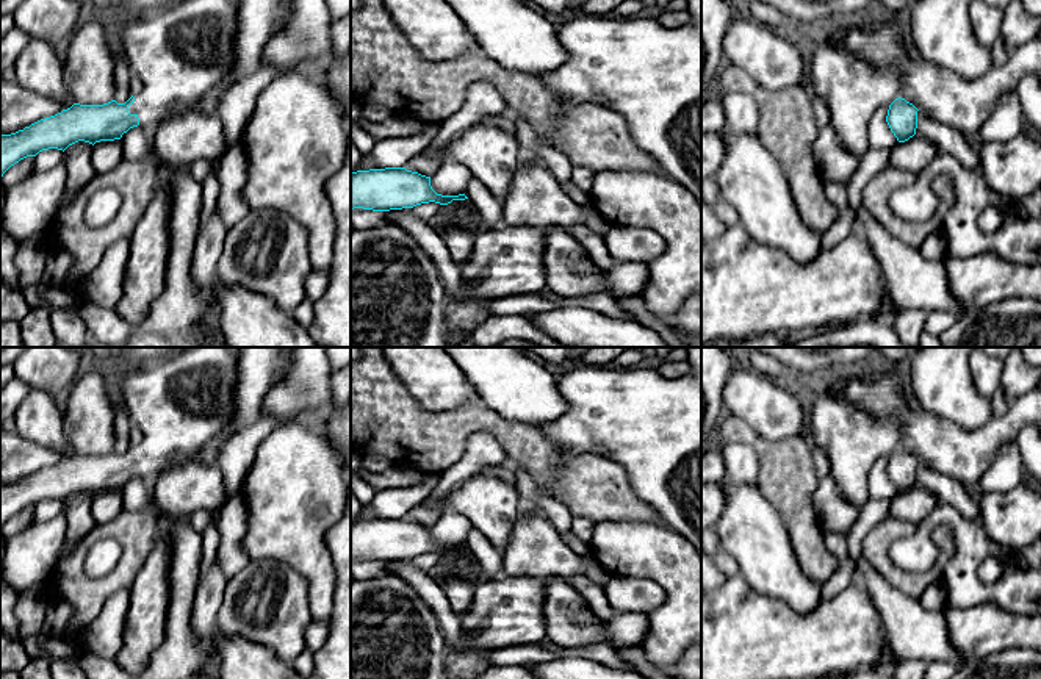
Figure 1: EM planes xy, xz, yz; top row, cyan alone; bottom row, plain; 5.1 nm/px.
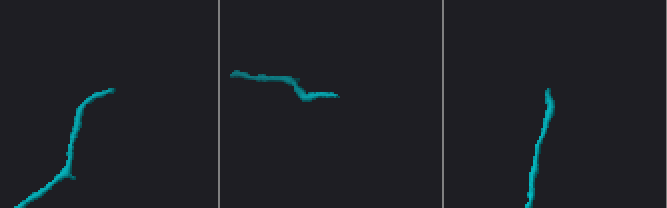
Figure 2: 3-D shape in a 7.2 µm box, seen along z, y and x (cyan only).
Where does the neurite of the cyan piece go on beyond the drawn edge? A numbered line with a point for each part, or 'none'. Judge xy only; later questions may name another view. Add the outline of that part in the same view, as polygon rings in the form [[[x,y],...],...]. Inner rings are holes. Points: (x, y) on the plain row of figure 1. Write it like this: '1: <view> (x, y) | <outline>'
1: xy (182, 405) | [[[188,347],[169,360],[130,365],[121,383],[121,401],[131,422],[142,430],[142,441],[128,457],[128,463],[139,468],[141,479],[153,487],[163,471],[191,463],[202,449],[216,443],[233,421],[236,380],[236,347]]]

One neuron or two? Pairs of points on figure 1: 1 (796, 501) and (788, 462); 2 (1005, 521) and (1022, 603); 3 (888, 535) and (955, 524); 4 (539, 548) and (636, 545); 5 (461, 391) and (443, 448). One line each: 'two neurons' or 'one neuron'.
1: one neuron
2: two neurons
3: two neurons
4: two neurons
5: two neurons

